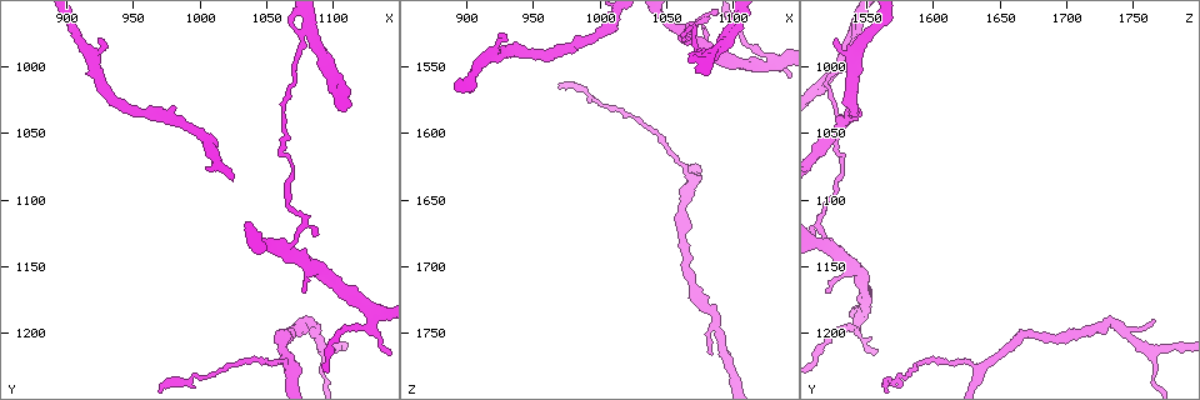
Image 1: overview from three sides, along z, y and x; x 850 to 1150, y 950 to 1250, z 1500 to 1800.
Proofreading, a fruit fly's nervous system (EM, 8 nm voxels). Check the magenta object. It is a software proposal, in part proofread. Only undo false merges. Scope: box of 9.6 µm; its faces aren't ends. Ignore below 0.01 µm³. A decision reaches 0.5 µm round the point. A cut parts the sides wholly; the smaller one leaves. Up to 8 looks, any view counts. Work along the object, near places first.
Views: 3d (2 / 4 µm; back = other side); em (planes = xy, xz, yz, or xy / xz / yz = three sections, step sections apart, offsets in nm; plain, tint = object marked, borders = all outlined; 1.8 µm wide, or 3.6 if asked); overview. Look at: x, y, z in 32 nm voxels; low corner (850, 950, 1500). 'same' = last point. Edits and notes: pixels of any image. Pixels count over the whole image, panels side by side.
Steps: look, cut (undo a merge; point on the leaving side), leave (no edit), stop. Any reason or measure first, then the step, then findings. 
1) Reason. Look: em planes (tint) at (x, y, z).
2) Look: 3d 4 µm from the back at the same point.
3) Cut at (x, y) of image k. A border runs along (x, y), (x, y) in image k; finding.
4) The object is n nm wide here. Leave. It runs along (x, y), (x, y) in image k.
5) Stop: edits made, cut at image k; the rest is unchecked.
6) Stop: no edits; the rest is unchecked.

Calibre changes. Look: em planes (tint) at (1078, 986, 1536).

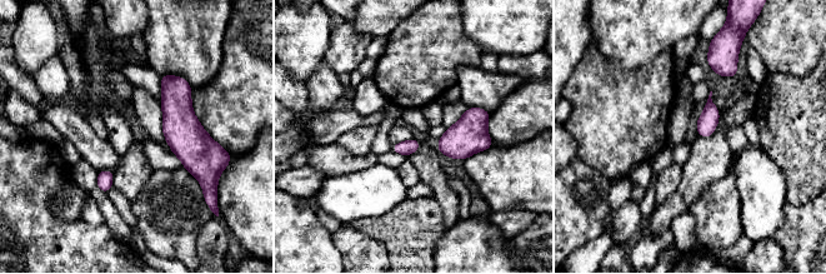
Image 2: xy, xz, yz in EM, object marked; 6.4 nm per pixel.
Leave. Continuous, no second cell.

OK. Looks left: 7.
Look: em planes (tint) at (1062, 1136, 1520).

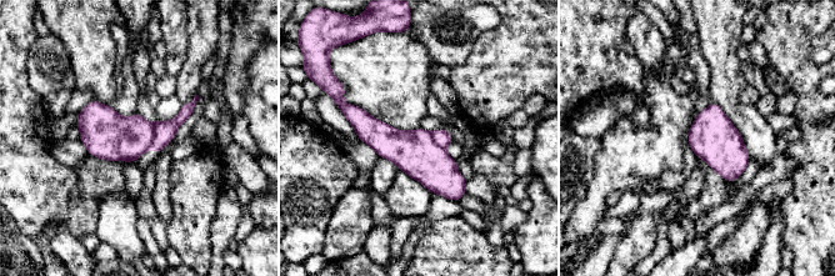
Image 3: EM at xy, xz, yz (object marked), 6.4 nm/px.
The object is 280 nm wide here. Leave. It runs along (349, 113), (461, 191) in image 3; continuous, no second cell.

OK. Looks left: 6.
Abrupt turn. Look: em xy step 16 (tint) at (1130, 1184, 1548).

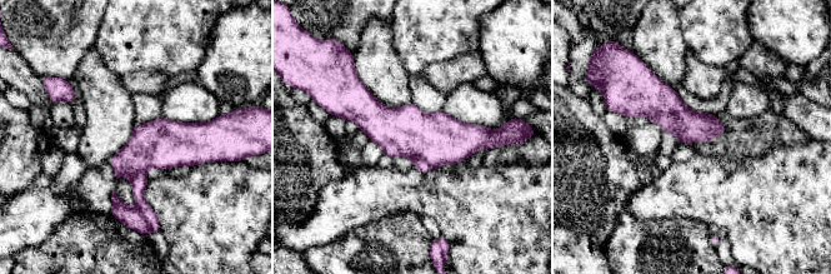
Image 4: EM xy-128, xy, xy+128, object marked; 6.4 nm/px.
Cut it another way. Look: em planes (tint) at the same point.

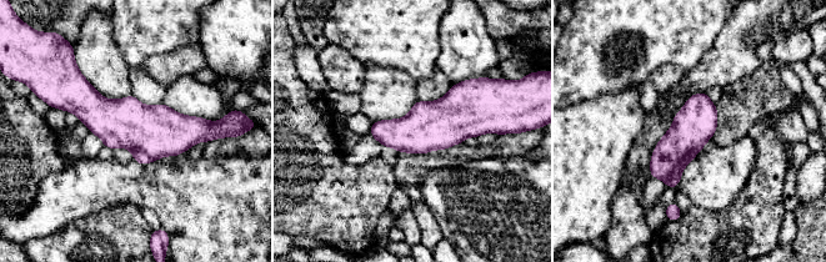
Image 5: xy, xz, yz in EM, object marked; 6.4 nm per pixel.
The object is 280 nm wide here. Leave. It runs along (63, 104), (134, 126), (208, 124) in image 5; all the same cell.

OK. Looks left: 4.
Arms part here. Look: 3d 2 µm from the back at (1068, 1228, 1636).

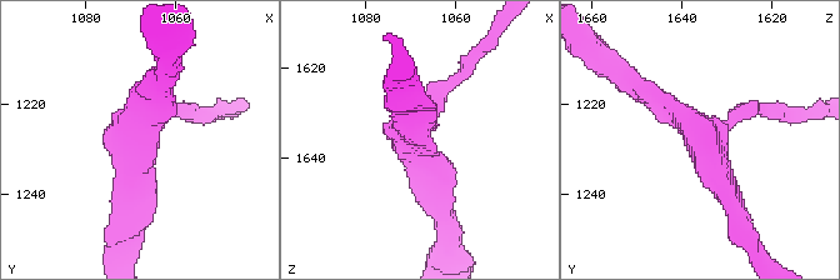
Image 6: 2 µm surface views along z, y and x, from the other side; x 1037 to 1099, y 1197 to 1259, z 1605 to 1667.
3 arms meet here. Look: em planes (tint) at (1069, 1228, 1634).

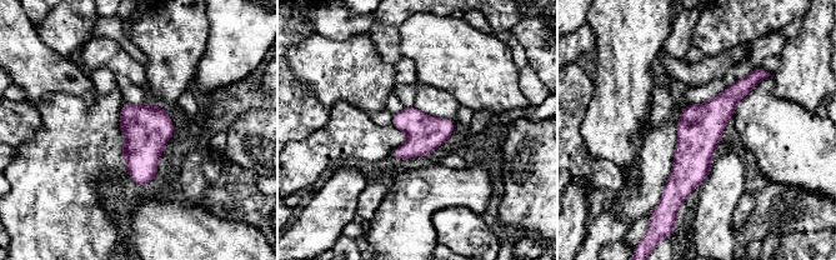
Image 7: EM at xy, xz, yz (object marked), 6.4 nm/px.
Leave. It runs along (750, 78), (699, 130), (671, 200) in image 7; one cell here.

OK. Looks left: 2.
Stop: no edits; the rest is unchecked.

